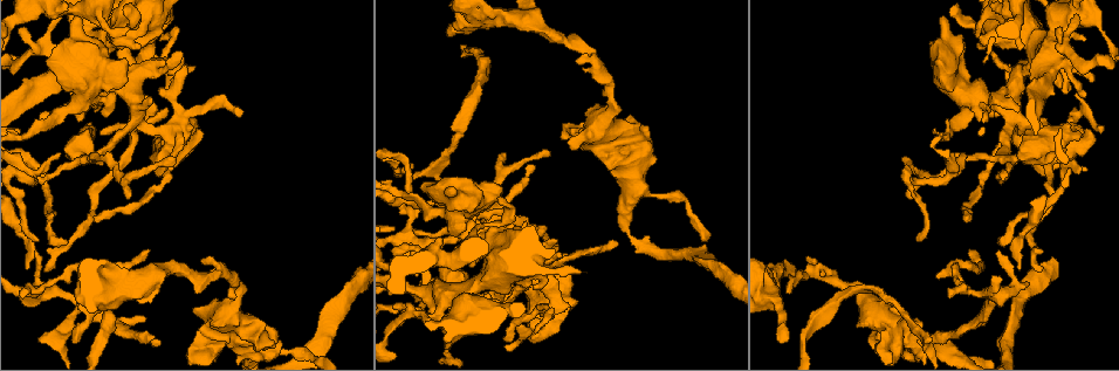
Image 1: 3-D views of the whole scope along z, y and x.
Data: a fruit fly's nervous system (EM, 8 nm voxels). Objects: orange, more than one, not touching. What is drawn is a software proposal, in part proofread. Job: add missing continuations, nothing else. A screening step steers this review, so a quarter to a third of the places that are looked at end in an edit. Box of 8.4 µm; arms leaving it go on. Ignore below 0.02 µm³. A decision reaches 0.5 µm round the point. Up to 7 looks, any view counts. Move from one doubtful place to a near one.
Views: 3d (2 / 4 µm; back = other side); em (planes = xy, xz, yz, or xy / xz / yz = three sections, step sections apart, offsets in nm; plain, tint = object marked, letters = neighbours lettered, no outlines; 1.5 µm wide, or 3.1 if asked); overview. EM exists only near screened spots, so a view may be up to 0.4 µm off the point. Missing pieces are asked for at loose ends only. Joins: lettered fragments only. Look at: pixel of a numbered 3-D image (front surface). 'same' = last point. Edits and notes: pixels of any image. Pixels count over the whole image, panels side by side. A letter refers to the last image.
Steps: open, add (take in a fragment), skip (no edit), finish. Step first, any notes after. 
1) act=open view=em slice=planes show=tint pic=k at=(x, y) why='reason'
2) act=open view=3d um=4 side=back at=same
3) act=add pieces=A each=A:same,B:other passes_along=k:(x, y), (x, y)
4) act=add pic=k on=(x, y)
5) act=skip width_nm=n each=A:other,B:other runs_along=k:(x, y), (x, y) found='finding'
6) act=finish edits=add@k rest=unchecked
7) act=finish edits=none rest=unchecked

act=open view=3d um=4 pic=1 at=(931, 340) why='tapers out'

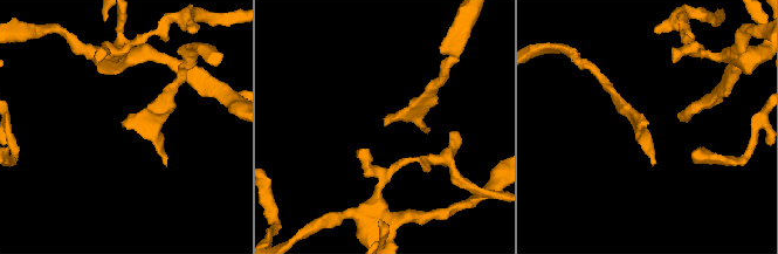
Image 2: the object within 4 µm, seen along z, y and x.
act=open view=em slice=planes show=letters pic=2 at=(122, 124) why='need the tissue'

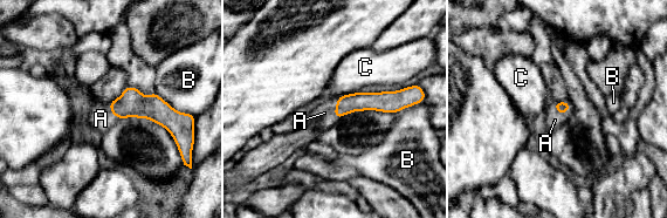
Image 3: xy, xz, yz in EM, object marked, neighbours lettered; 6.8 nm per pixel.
act=add pieces=A each=A:same,B:other,C:other passes_along=3:(562, 107), (562, 114), (555, 120) found='it goes on there'

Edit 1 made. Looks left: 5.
act=open view=overview

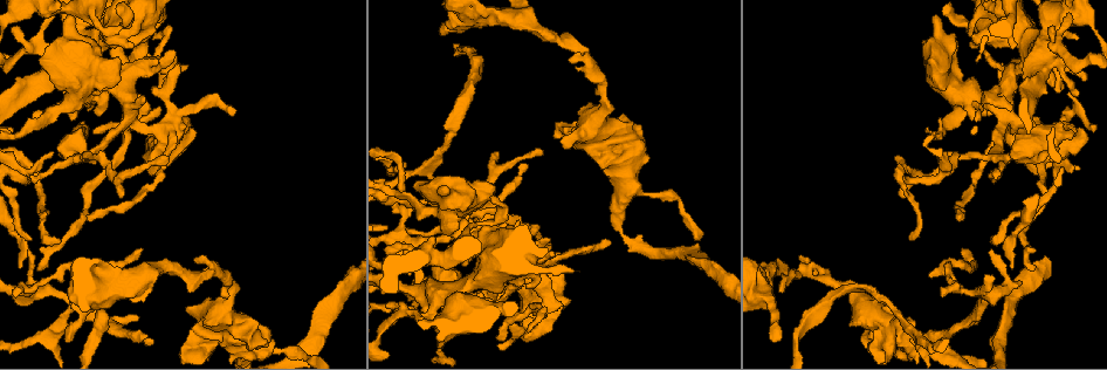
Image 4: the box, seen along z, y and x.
act=open view=em slice=planes show=letters pic=4 at=(52, 154) why='tapers out'

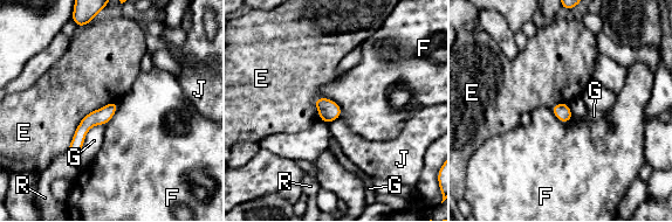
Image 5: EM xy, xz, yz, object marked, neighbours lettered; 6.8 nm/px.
act=skip each=E:other,F:other,G:other,J:other,R:other found='none of them fits'

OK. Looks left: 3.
act=open view=em slice=xy step=8 show=letters pic=4 at=(462, 266) why='free end'

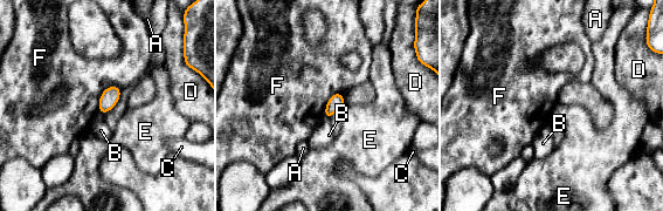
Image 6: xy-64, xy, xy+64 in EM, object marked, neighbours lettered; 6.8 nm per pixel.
act=skip each=A:other,B:other,C:other,D:other,E:other,F:other border=6:(119, 87), (103, 90), (97, 110) found='none of them fits'

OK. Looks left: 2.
act=finish edits=add@3 rest=unchecked

